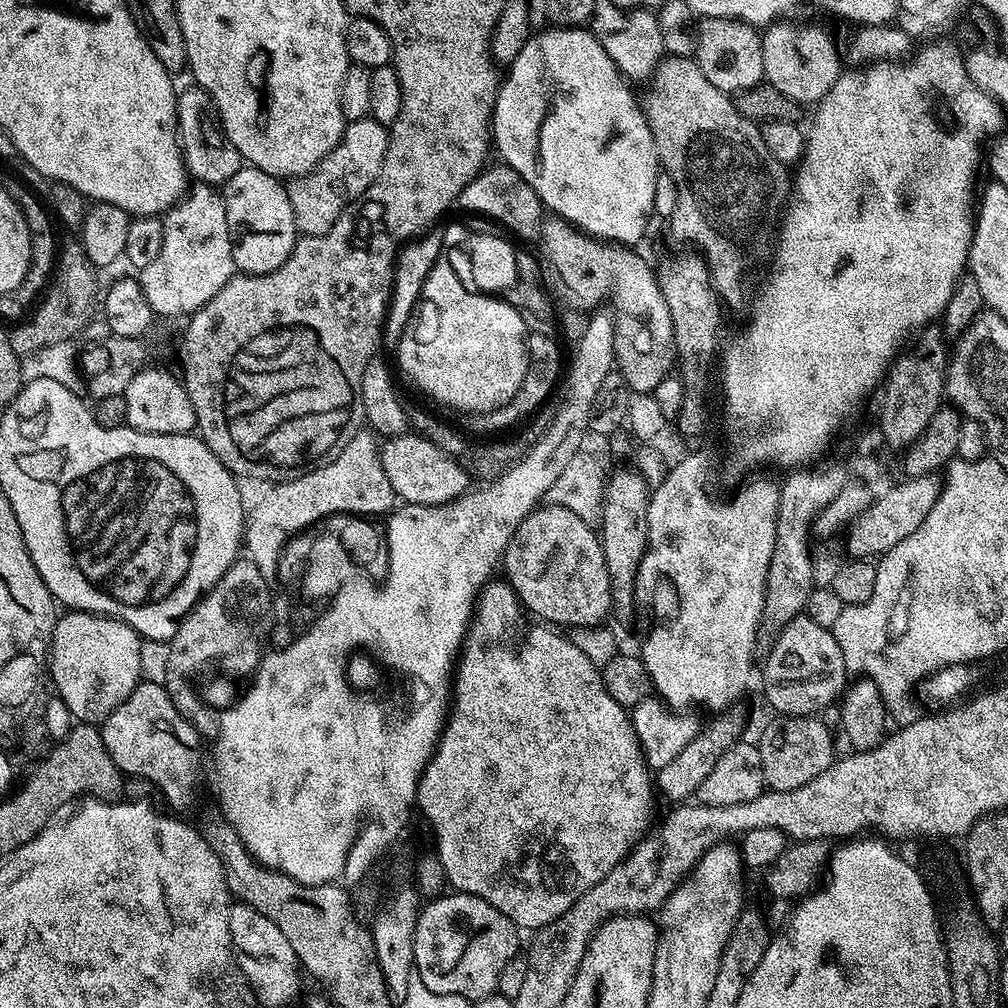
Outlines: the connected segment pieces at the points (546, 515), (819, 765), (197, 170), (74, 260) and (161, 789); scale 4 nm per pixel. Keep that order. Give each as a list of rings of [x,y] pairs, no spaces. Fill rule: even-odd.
[[[563,506],[537,507],[519,524],[502,558],[507,583],[515,590],[521,605],[544,619],[541,621],[566,628],[597,627],[613,609],[600,537],[580,516]]]
[[[775,717],[762,732],[757,748],[762,754],[765,785],[774,792],[792,792],[825,772],[836,758],[834,742],[825,724],[817,717]]]
[[[191,86],[176,97],[176,130],[180,141],[180,151],[184,157],[184,167],[193,181],[213,186],[223,186],[227,180],[234,178],[242,167],[240,151],[227,143],[223,135],[208,136],[217,131],[214,109],[207,92],[199,86]]]
[[[72,238],[65,248],[63,245],[59,249],[54,279],[51,281],[46,295],[39,301],[38,307],[31,315],[19,321],[13,327],[16,329],[8,332],[10,350],[14,350],[14,354],[18,358],[23,358],[51,344],[67,340],[75,341],[76,335],[91,322],[92,315],[95,312],[97,315],[98,312],[100,289],[98,290],[96,276],[98,276],[98,269],[90,262],[90,258],[86,258],[86,250],[80,245],[79,239]]]
[[[142,680],[130,698],[111,712],[100,726],[103,744],[121,773],[154,782],[157,791],[176,808],[188,808],[200,784],[202,737],[178,714],[163,685]]]

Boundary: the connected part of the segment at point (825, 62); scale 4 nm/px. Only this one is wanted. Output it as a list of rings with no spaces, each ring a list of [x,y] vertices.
[[[775,22],[763,29],[762,66],[764,80],[774,89],[803,106],[812,106],[819,102],[834,86],[840,77],[842,56],[824,36],[816,32],[803,32],[800,28],[791,28],[788,22]]]

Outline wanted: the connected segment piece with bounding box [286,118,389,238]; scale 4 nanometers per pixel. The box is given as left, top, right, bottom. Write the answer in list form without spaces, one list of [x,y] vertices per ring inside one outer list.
[[[371,118],[347,121],[338,146],[334,146],[334,150],[322,158],[320,165],[304,176],[294,176],[287,181],[296,231],[301,237],[324,236],[328,233],[344,209],[349,204],[355,204],[380,177],[388,149],[388,133],[385,125]]]

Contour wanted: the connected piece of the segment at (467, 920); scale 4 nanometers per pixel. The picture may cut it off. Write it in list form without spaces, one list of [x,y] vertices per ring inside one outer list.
[[[459,890],[451,894],[429,899],[419,909],[414,926],[414,972],[438,994],[458,994],[470,1002],[481,1000],[497,991],[502,966],[521,951],[521,933],[515,922],[502,910],[494,910],[490,902]]]

